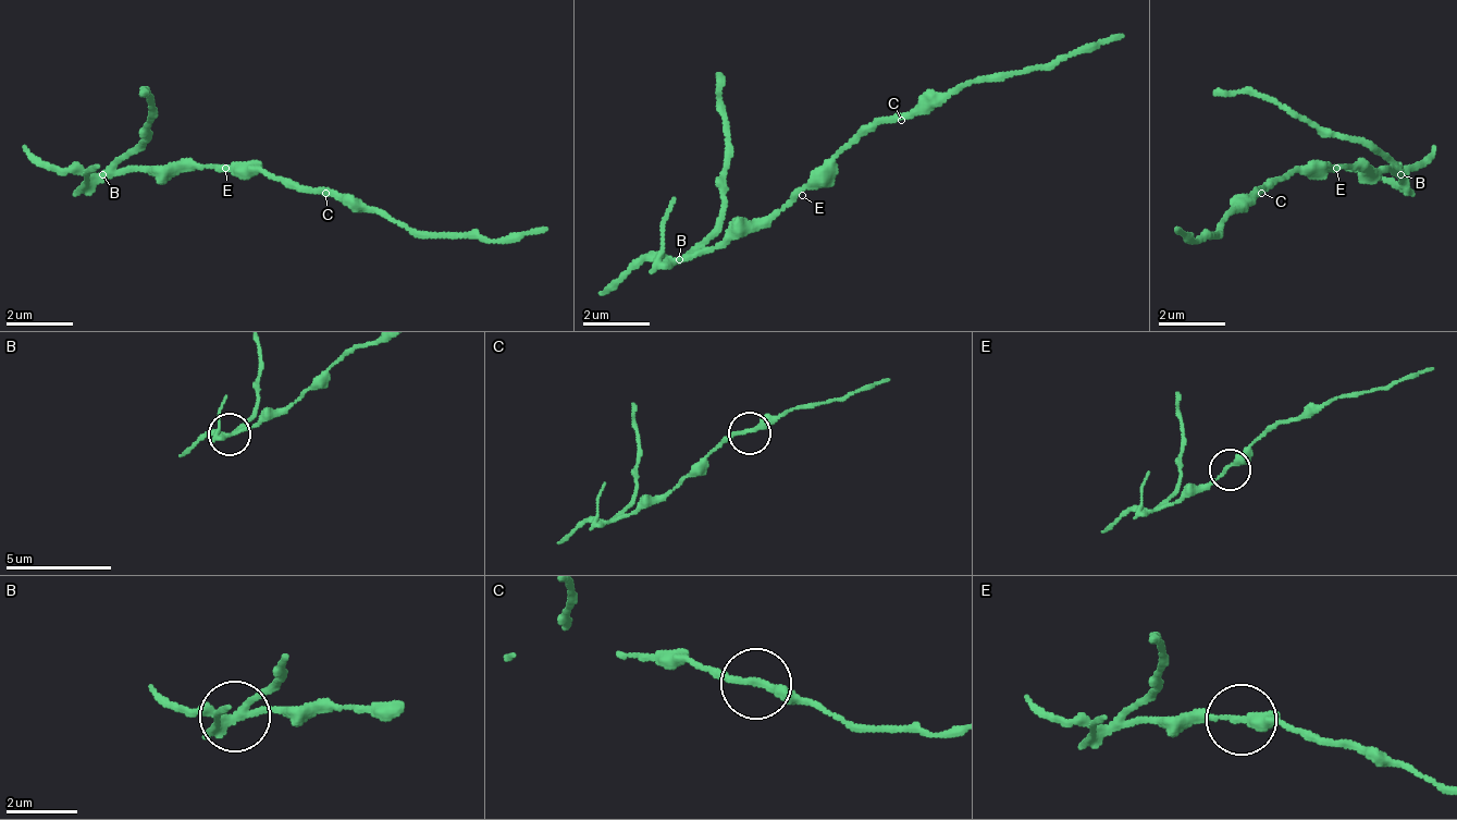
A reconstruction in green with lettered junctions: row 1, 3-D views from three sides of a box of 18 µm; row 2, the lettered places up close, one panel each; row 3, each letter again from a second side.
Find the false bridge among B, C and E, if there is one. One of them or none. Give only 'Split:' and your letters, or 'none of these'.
Split: B

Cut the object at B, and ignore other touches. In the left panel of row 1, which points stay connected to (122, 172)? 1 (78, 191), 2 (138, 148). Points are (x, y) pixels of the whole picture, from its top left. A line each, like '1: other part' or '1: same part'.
1: other part
2: other part

